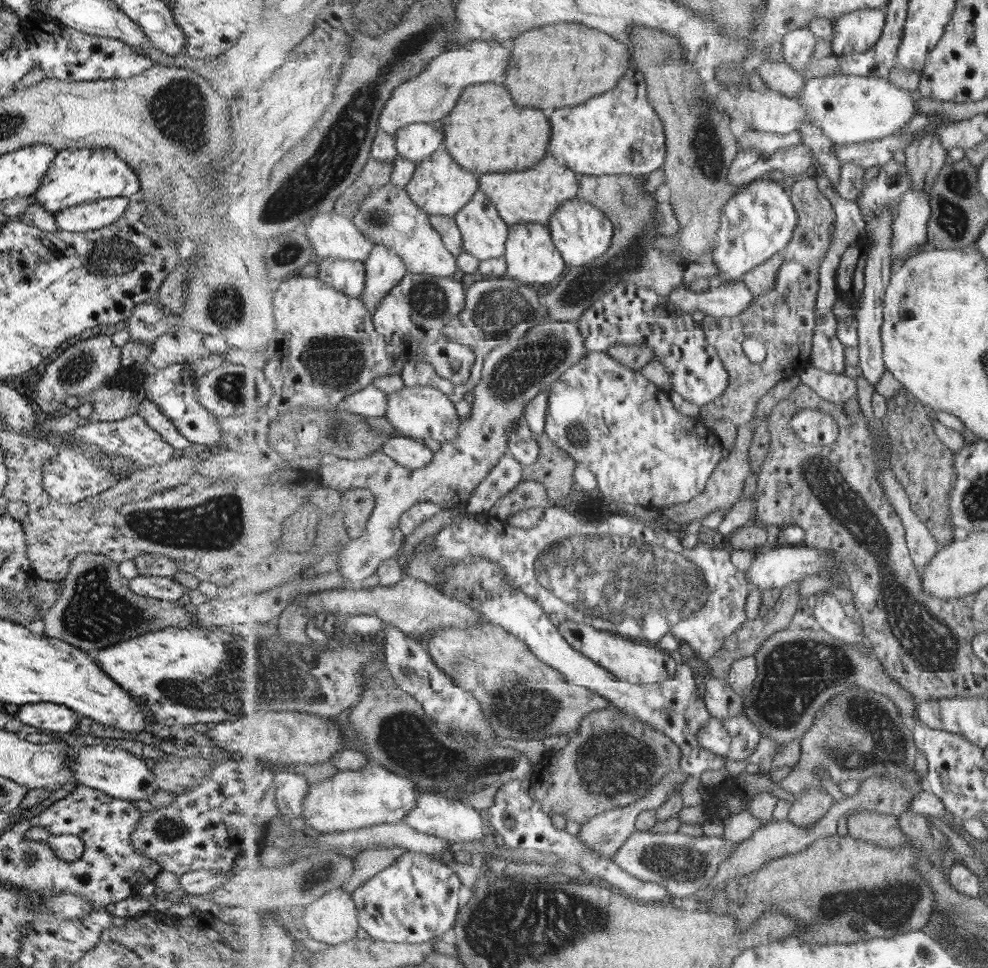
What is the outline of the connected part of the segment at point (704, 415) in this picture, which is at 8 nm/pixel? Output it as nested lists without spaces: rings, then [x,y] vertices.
[[[816,179],[798,180],[791,188],[791,198],[799,215],[799,222],[795,227],[795,234],[790,244],[783,251],[783,264],[779,269],[776,283],[769,294],[755,296],[754,307],[743,314],[718,319],[706,316],[701,322],[708,341],[718,350],[725,370],[729,374],[729,386],[717,400],[701,407],[699,417],[707,426],[715,426],[720,420],[731,420],[737,426],[747,424],[753,420],[759,400],[775,388],[784,379],[800,374],[806,365],[810,365],[814,330],[816,329],[816,308],[820,289],[820,268],[829,252],[834,233],[831,225],[835,226],[836,214],[833,200],[827,198],[818,187]]]

